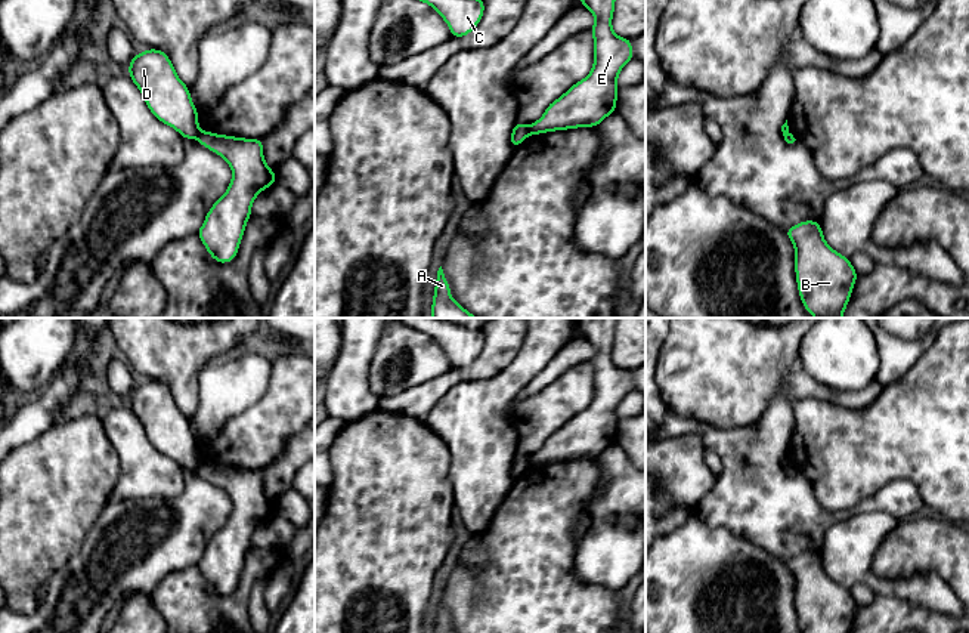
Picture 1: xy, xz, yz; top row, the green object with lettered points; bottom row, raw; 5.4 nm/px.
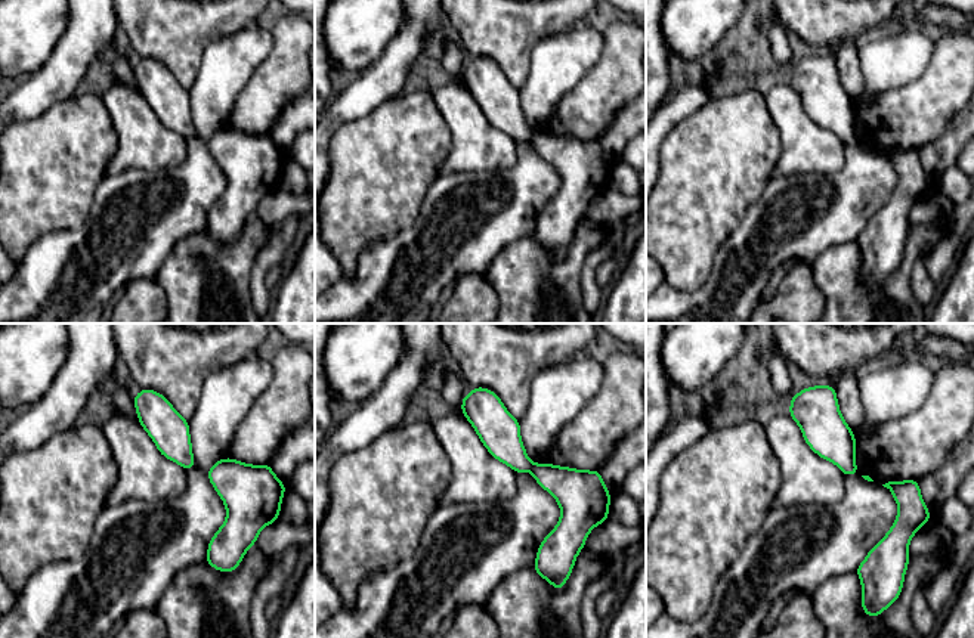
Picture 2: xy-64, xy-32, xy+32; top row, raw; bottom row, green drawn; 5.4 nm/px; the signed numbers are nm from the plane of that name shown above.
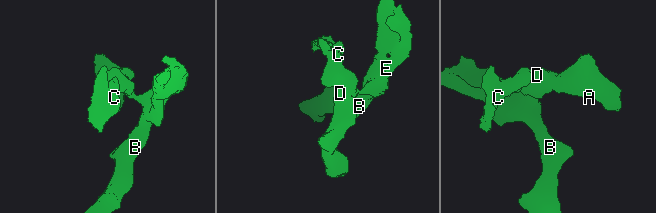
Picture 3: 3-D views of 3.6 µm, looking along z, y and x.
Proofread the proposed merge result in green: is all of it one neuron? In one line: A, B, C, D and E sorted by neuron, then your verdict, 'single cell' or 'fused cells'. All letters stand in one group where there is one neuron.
groups A C D / B E; fused cells

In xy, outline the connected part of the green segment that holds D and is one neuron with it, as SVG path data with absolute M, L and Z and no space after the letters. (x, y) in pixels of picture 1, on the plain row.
M148 380L134 386L129 408L158 453L173 458L183 470L198 470L198 441L165 383Z

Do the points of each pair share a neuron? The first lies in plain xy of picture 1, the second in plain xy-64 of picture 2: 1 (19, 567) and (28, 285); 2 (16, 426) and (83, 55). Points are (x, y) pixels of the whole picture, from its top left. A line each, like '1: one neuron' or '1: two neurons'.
1: two neurons
2: one neuron

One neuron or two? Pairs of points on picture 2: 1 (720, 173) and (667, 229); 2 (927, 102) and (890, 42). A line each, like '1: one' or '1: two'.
1: one
2: two

